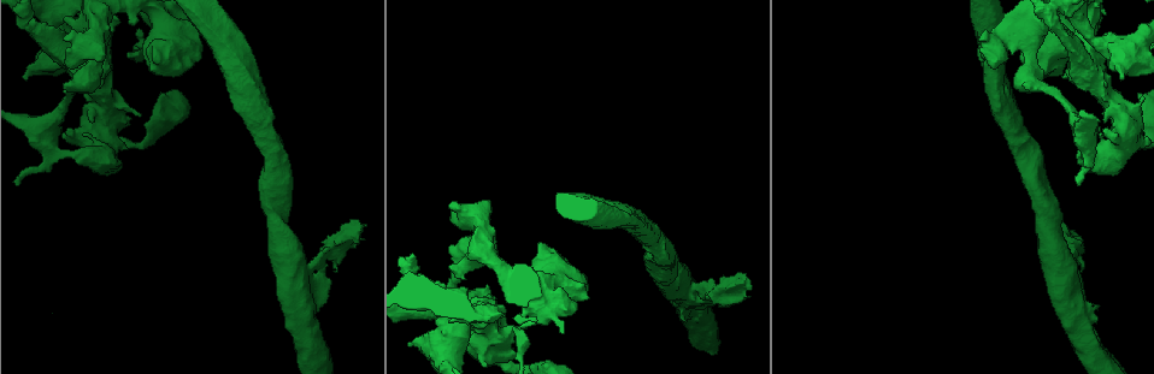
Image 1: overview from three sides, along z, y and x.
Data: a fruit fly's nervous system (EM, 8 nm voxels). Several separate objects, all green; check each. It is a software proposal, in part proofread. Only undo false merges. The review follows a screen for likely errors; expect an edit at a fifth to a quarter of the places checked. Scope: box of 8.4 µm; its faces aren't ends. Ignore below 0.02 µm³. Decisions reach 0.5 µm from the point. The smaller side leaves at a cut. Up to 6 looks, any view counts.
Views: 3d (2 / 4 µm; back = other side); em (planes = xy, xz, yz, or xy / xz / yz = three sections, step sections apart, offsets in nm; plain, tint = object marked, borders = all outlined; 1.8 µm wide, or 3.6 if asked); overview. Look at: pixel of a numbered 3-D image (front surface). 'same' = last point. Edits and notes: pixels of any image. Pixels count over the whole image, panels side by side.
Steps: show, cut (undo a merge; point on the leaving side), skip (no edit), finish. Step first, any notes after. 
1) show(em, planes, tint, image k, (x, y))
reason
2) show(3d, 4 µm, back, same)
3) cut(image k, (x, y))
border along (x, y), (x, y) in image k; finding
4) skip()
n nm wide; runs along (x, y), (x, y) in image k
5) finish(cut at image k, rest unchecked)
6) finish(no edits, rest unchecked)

show(em, yz, step 8, borders, image 1, (546, 288))

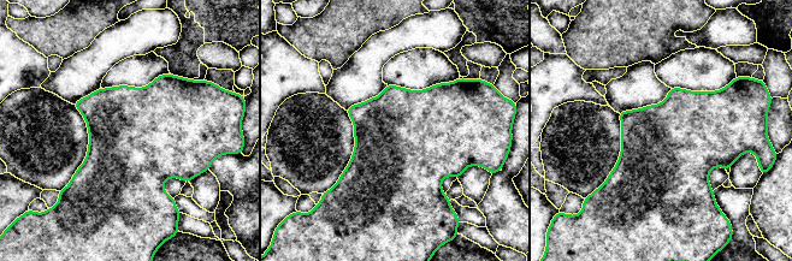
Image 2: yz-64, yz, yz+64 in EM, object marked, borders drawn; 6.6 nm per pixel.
show(em, planes, borders, same)

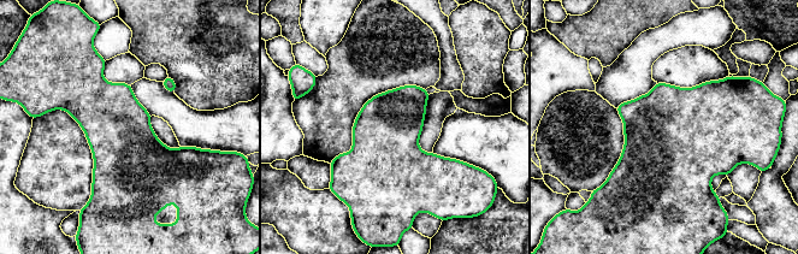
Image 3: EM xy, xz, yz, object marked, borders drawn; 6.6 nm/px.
skip()
460 nm wide; all the same neuron

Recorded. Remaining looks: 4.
show(em, planes, tint, image 1, (1134, 144))

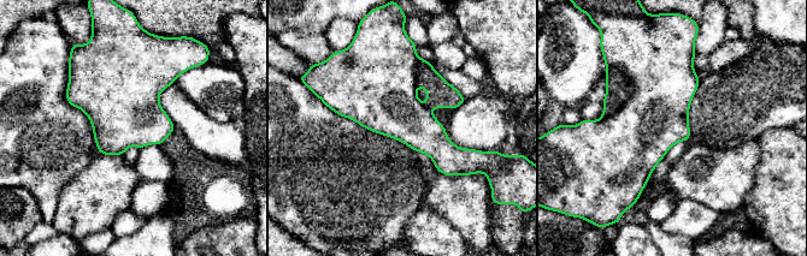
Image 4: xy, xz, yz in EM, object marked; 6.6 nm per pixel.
cut(image 4, (618, 89))
border along (617, 65), (631, 94), (602, 117) in image 4; a second neuron is stuck on

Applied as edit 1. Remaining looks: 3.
show(3d, 4 µm, back, image 1, (690, 290))
looks like a crossing

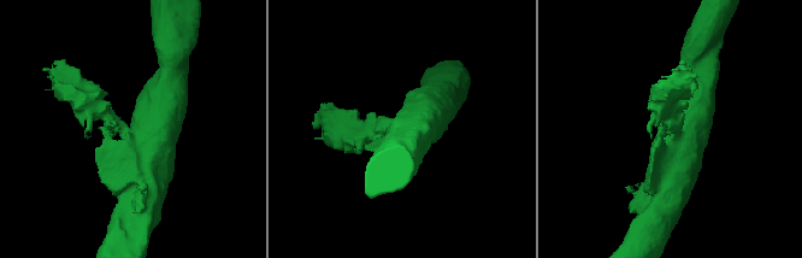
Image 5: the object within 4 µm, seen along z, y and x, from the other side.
show(em, 3.6 µm, planes, tint, image 5, (128, 136))

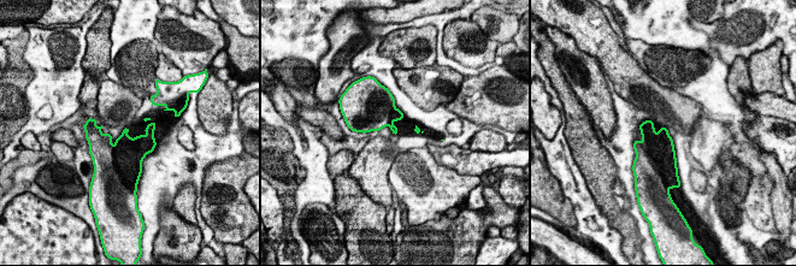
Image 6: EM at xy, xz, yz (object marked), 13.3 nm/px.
cut(image 6, (659, 147))
160 nm wide; border along (642, 141), (646, 154), (659, 172) in image 6; two neurons meet here

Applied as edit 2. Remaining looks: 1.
finish(cut at image 4, cut at image 6, rest unchecked)

